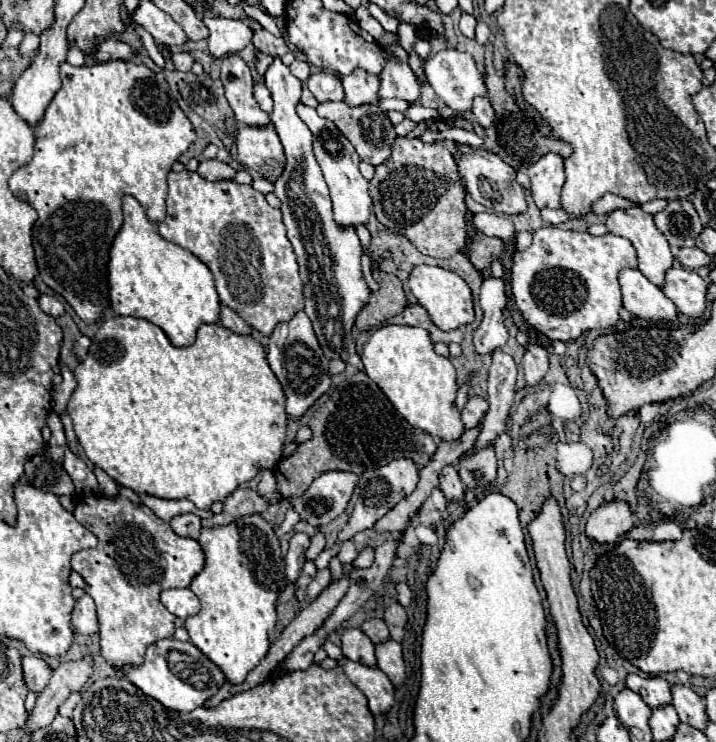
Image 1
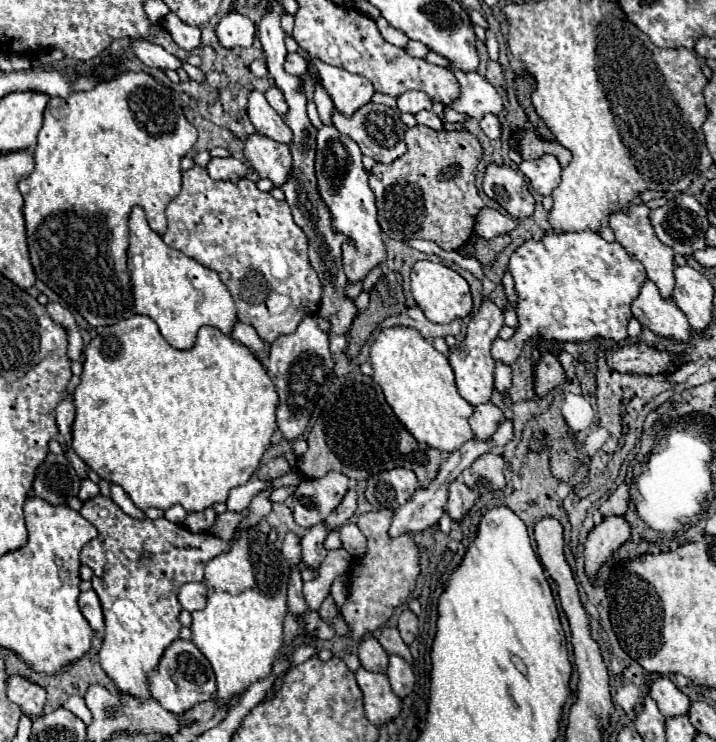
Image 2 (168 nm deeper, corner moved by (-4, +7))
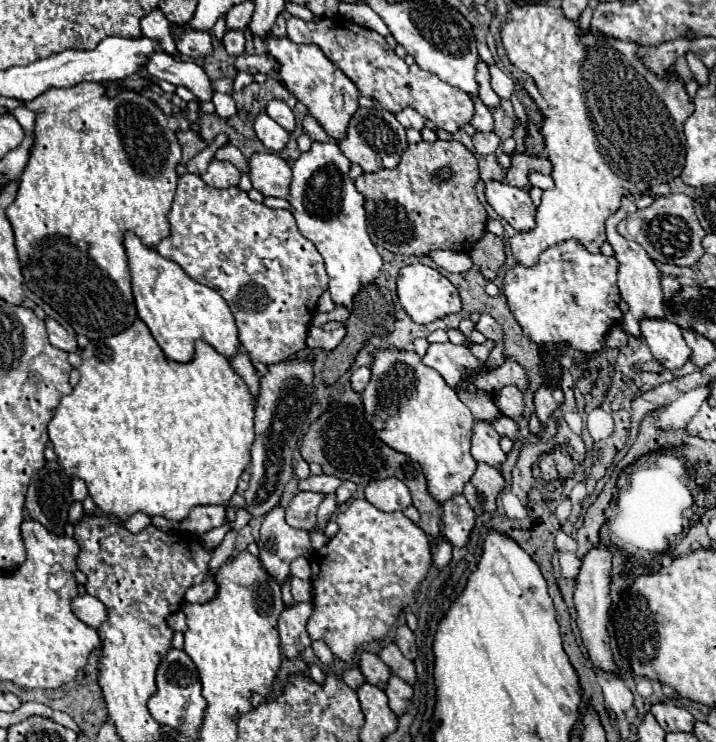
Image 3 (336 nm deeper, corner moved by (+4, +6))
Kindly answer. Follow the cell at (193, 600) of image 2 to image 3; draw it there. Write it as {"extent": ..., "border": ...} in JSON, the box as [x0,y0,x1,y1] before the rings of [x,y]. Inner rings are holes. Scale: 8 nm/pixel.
{"extent":[184,579,216,603],"border":[[[206,579],[206,581],[200,583],[200,585],[192,585],[192,587],[186,591],[184,601],[188,601],[188,603],[206,603],[206,601],[210,601],[214,595],[216,595],[216,585],[214,585],[212,579]]]}

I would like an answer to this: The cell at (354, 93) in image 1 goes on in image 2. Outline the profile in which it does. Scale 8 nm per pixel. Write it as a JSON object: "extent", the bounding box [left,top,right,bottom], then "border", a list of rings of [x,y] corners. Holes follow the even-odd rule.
{"extent":[308,58,374,118],"border":[[[308,58],[308,74],[316,76],[318,84],[332,98],[334,108],[346,118],[372,100],[374,88],[368,78],[352,74],[344,68],[328,66],[320,58]]]}

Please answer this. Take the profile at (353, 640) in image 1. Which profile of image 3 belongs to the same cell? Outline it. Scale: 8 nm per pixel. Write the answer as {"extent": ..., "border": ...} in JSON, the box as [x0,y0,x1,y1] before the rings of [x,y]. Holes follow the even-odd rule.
{"extent":[360,651,390,689],"border":[[[366,651],[360,655],[360,671],[362,671],[362,675],[366,677],[368,683],[372,683],[380,689],[386,687],[388,677],[390,677],[388,665],[384,665],[384,661],[380,661],[378,655],[366,653]]]}

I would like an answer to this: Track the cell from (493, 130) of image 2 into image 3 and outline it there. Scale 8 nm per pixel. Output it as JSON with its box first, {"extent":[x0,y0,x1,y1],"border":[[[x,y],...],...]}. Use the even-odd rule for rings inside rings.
{"extent":[474,131,500,155],"border":[[[476,131],[474,133],[474,147],[476,147],[476,153],[480,155],[488,155],[488,153],[494,153],[500,145],[500,137],[494,133],[494,131],[488,131],[488,133],[480,133]]]}

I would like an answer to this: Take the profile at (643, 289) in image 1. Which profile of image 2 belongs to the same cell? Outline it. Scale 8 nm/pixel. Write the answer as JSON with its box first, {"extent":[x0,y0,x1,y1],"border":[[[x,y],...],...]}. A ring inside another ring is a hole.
{"extent":[630,280,690,342],"border":[[[650,280],[644,282],[630,310],[632,316],[656,336],[668,338],[672,342],[688,342],[690,324],[686,316],[676,308],[676,304],[672,304],[672,300],[664,300]]]}

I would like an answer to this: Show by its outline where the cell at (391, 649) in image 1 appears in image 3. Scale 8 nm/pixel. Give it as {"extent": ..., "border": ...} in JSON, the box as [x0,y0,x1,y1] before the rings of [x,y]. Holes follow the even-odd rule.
{"extent":[386,675,412,715],"border":[[[392,675],[388,685],[386,685],[386,697],[388,697],[390,709],[396,715],[402,715],[402,713],[408,711],[408,705],[410,705],[410,699],[412,699],[412,687],[404,679]]]}

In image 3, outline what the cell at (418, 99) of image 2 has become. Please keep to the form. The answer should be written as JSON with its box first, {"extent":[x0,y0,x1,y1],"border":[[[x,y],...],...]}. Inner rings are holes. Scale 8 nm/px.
{"extent":[396,107,424,129],"border":[[[406,107],[400,113],[396,113],[396,119],[404,125],[404,127],[414,127],[414,129],[422,129],[424,127],[424,117],[420,113],[416,113],[416,109]]]}

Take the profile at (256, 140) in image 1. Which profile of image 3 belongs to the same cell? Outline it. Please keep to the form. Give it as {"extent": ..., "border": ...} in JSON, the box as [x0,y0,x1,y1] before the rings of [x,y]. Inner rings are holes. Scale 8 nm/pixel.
{"extent":[248,153,292,197],"border":[[[254,153],[248,159],[248,175],[262,195],[270,197],[288,197],[292,169],[278,153]]]}

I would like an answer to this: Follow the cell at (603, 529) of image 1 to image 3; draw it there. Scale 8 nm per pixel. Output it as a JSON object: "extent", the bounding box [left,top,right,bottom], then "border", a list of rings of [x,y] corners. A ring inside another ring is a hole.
{"extent":[574,545,618,673],"border":[[[596,545],[592,547],[584,559],[582,559],[582,567],[580,573],[576,577],[576,589],[574,589],[574,605],[578,611],[578,629],[582,633],[582,641],[588,647],[590,659],[596,667],[600,667],[602,671],[612,671],[618,673],[616,665],[612,663],[612,651],[610,651],[610,637],[608,637],[608,609],[610,609],[610,567],[612,567],[612,551],[604,545]]]}

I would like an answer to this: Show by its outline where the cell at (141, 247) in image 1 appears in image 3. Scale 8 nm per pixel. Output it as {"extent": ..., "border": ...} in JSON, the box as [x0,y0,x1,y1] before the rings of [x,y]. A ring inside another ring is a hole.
{"extent":[124,231,238,363],"border":[[[132,231],[124,235],[124,247],[128,255],[128,267],[132,277],[132,293],[138,317],[148,325],[152,337],[158,341],[162,351],[178,361],[186,363],[194,357],[194,341],[202,339],[210,343],[224,357],[238,353],[238,329],[228,303],[210,287],[194,281],[184,269],[162,257],[156,249],[146,247],[140,237]]]}

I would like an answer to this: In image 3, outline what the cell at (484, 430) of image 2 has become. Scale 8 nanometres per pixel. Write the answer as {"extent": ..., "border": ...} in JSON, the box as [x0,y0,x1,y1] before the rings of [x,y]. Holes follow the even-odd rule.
{"extent":[472,421,506,467],"border":[[[474,421],[472,431],[472,457],[476,461],[500,467],[506,461],[506,453],[500,449],[500,435],[488,421]]]}

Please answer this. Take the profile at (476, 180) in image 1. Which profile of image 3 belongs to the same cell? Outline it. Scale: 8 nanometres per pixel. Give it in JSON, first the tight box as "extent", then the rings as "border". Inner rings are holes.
{"extent":[484,181,536,231],"border":[[[488,181],[484,193],[490,207],[516,231],[528,231],[534,227],[536,205],[532,203],[528,191],[502,181]]]}

